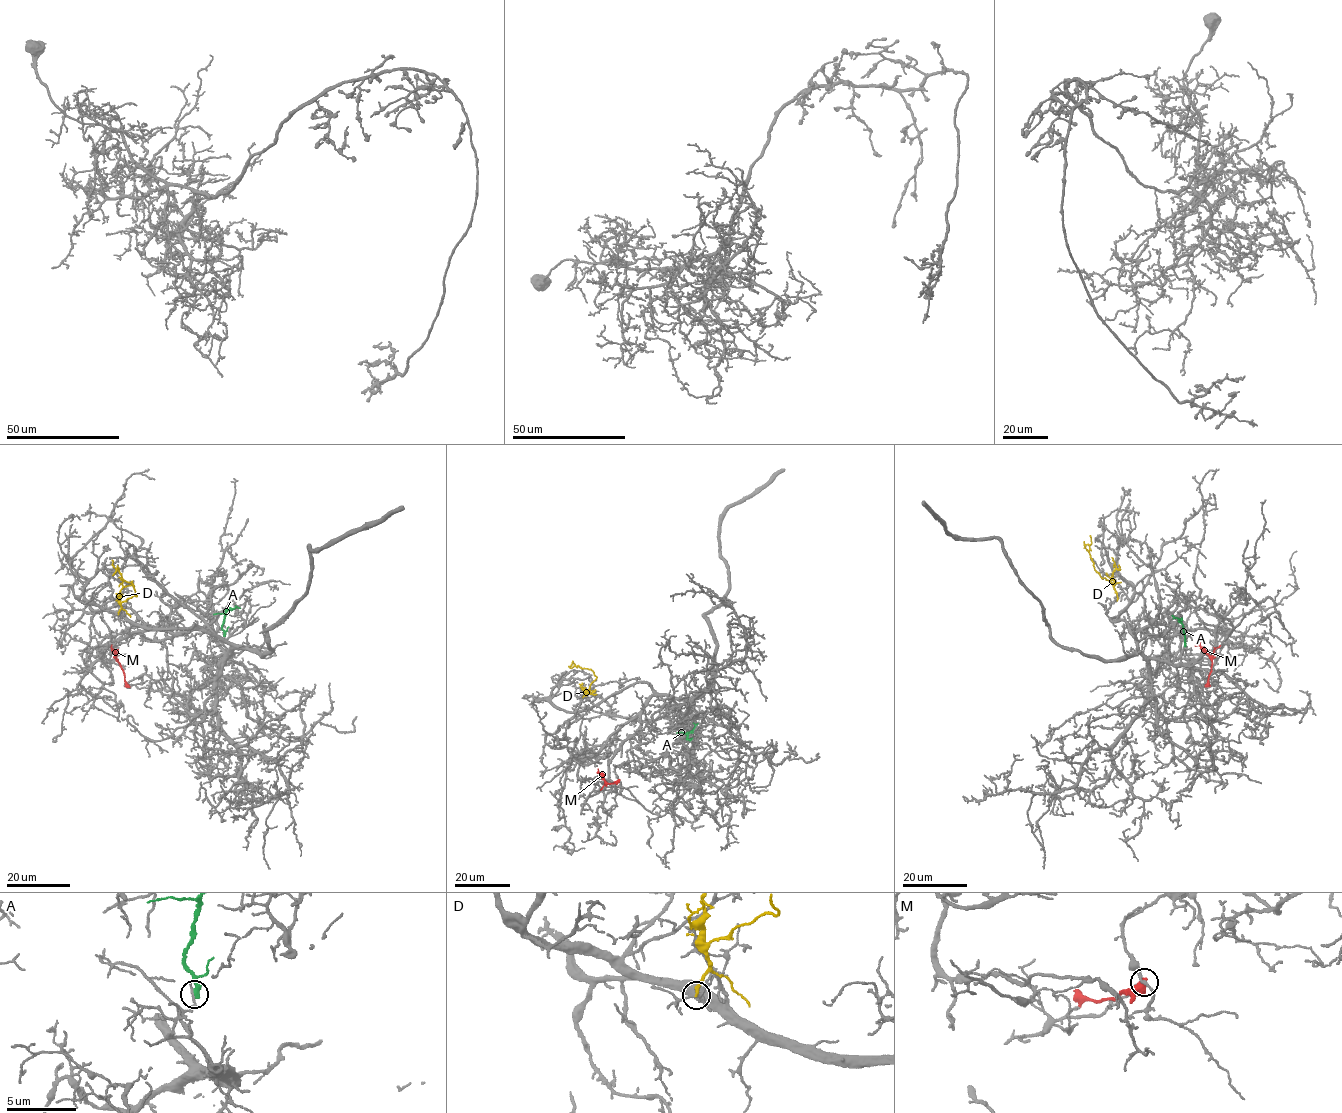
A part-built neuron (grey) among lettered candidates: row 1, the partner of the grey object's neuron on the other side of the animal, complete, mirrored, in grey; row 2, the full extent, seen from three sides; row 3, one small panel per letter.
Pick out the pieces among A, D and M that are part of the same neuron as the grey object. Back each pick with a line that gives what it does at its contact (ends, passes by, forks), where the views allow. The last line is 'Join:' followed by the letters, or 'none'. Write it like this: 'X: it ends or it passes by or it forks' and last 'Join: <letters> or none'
Join: none

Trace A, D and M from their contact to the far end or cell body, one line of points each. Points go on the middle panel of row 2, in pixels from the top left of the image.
A: (689, 739), (686, 735), (693, 729), (693, 722)
D: (585, 696), (596, 677), (594, 673), (578, 665), (568, 666)
M: (619, 780), (607, 783), (597, 772)

